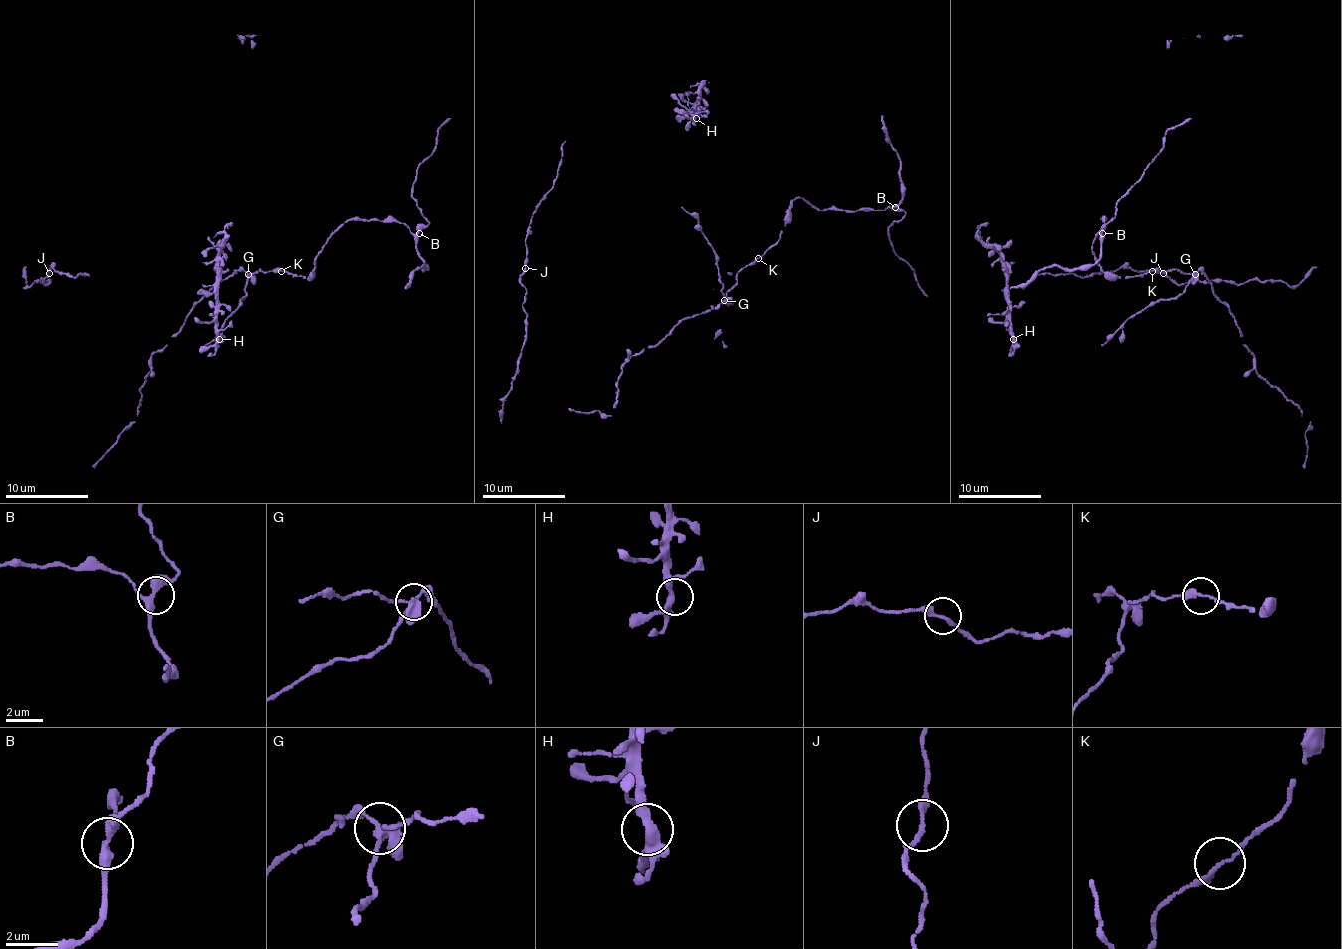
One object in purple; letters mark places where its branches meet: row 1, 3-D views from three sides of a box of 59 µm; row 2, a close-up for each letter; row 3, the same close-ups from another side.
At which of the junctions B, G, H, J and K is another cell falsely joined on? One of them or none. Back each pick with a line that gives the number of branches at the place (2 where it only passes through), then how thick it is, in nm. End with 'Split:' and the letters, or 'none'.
G: 4 | 320 nm
Split: G

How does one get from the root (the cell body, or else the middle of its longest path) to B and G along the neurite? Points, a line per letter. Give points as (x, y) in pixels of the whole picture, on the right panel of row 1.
B: (1141, 276), (1108, 276), (1102, 270), (1092, 245), (1106, 220), (1102, 233)
G: (1141, 276), (1152, 270), (1181, 270), (1195, 274)

